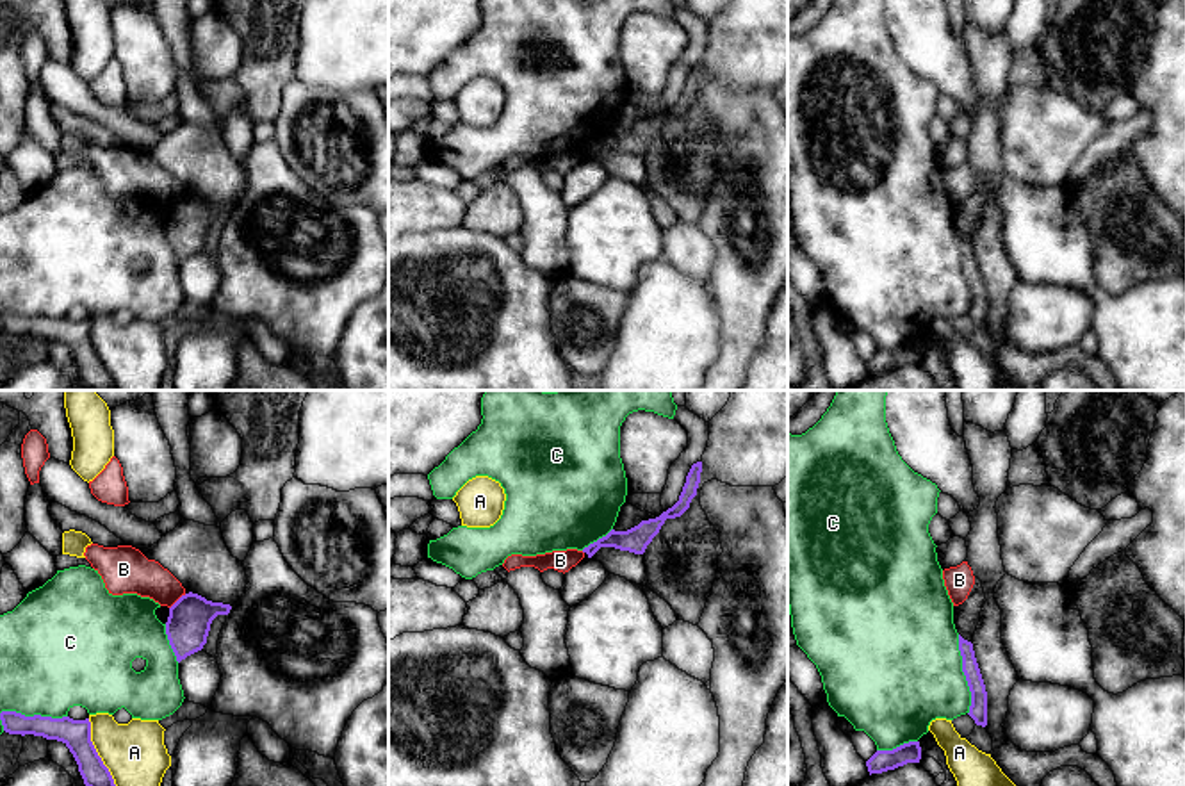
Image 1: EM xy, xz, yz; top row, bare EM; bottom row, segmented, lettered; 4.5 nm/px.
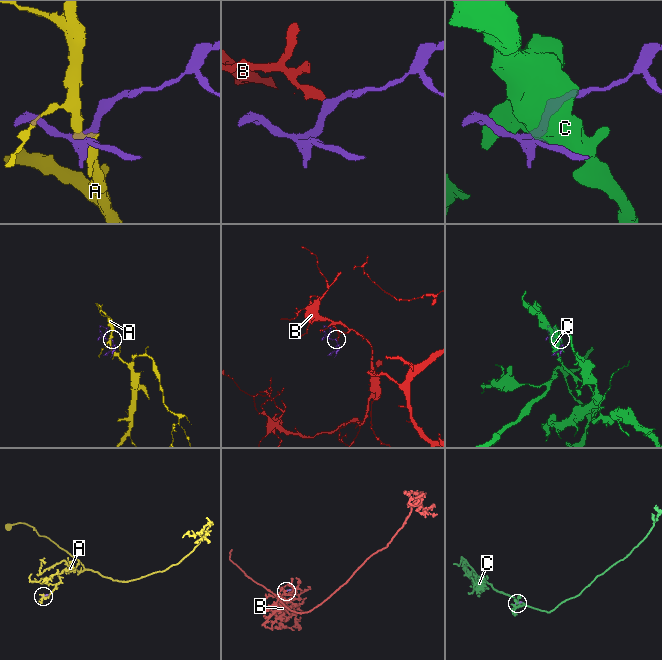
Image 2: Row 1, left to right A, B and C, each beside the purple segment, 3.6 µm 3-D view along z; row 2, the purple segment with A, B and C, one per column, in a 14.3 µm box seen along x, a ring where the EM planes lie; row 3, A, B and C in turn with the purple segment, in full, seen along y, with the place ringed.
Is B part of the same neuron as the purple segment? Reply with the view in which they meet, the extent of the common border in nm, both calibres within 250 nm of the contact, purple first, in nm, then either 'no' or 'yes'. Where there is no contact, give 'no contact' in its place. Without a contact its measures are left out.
meets purple in xy; contact 100 nm long; 200 nm thick on the purple side, 190 nm on the other; no

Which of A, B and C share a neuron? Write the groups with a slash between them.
A / B / C

